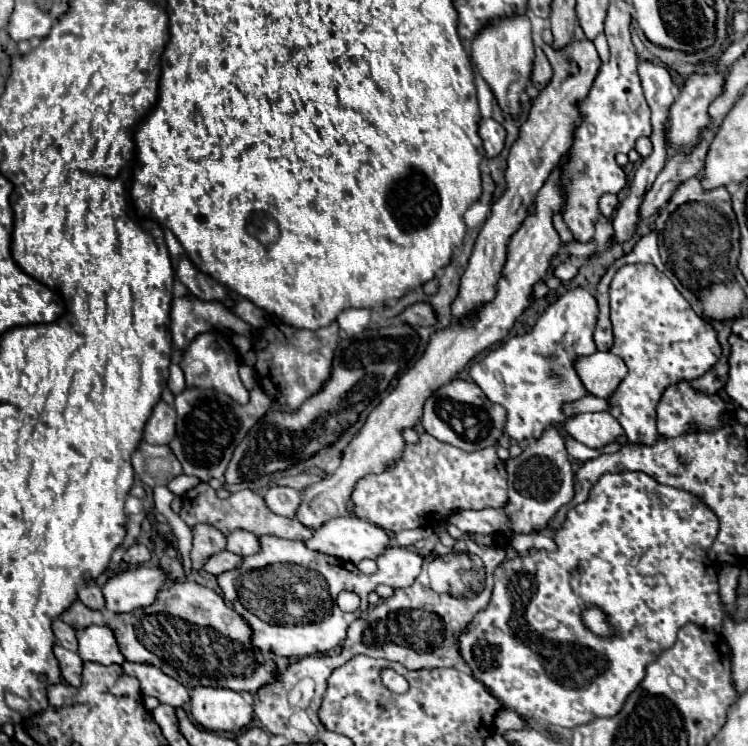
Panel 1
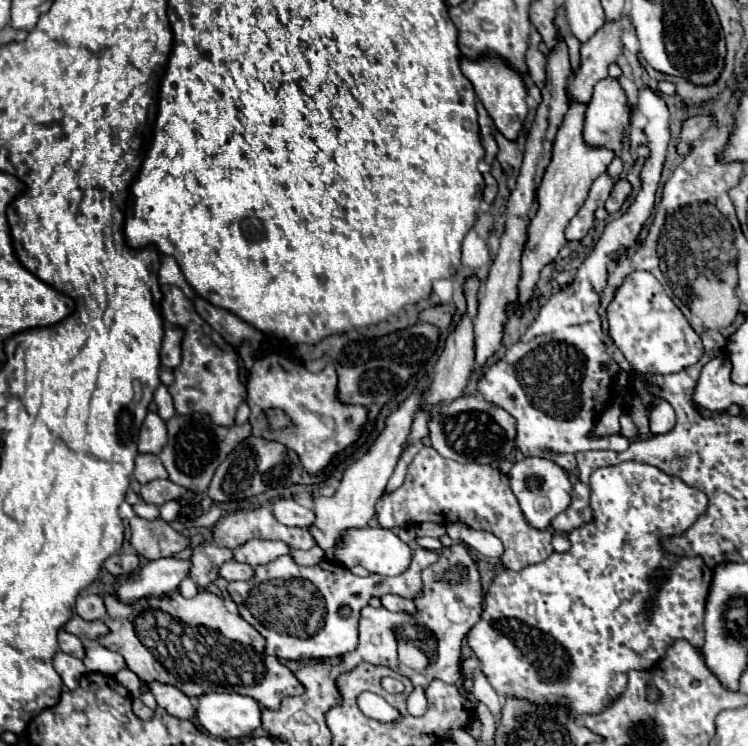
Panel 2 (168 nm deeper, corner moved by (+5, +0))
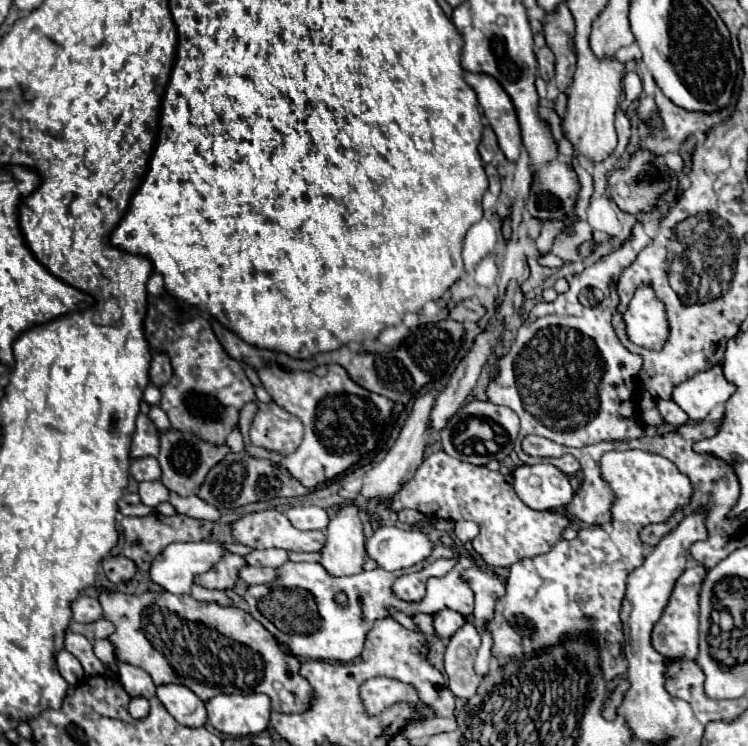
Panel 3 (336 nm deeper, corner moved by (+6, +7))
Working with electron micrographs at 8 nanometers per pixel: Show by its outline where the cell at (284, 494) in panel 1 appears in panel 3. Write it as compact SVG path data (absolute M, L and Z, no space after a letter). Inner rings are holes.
M299 505L299 507L289 507L285 511L287 519L291 521L293 527L297 529L325 529L329 523L329 515L325 509L315 507L315 505Z

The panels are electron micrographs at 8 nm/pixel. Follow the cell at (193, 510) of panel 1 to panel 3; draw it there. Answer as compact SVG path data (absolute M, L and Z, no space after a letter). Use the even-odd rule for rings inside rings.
M265 509L257 513L243 515L241 519L231 523L231 535L237 543L247 545L251 549L267 549L267 547L281 547L287 551L321 551L325 543L325 533L323 531L301 531L295 529L289 519L277 511L277 509Z

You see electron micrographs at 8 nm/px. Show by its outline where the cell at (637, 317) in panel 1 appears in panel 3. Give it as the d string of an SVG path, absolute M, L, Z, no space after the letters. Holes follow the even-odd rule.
M639 285L635 295L631 297L625 313L623 313L625 331L631 343L645 347L645 349L663 349L665 341L669 339L669 319L663 301L653 293L653 285Z

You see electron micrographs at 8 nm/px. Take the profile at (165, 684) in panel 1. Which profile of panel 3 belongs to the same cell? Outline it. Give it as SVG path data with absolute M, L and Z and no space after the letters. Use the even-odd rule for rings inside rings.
M159 685L157 697L177 723L187 727L203 727L207 721L205 703L185 685Z

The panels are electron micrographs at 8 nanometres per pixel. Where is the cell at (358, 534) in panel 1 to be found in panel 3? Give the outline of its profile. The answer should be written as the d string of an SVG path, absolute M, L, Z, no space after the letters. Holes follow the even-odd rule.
M381 525L365 541L367 557L385 571L399 571L421 563L429 557L433 543L421 529L399 529L395 525Z

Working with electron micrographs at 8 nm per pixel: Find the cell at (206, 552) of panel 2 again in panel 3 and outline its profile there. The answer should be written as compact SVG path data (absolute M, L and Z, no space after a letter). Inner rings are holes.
M225 553L225 557L221 557L221 561L217 561L217 565L213 565L213 569L209 569L207 573L201 573L195 577L195 583L207 589L233 589L235 581L237 581L237 571L245 565L245 559L241 555L235 553Z

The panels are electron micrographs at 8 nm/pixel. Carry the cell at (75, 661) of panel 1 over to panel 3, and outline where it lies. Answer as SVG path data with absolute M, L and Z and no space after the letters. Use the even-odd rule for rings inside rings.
M61 649L57 653L57 667L59 667L59 673L61 677L69 683L69 685L75 685L81 677L83 677L83 667L81 663L65 649Z

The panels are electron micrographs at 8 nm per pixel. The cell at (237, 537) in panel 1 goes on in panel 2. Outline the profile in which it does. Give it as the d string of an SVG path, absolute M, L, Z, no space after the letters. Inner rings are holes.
M250 540L242 548L234 550L234 560L244 562L250 566L260 566L260 564L270 564L278 556L288 554L290 548L282 542L268 542L268 540Z

